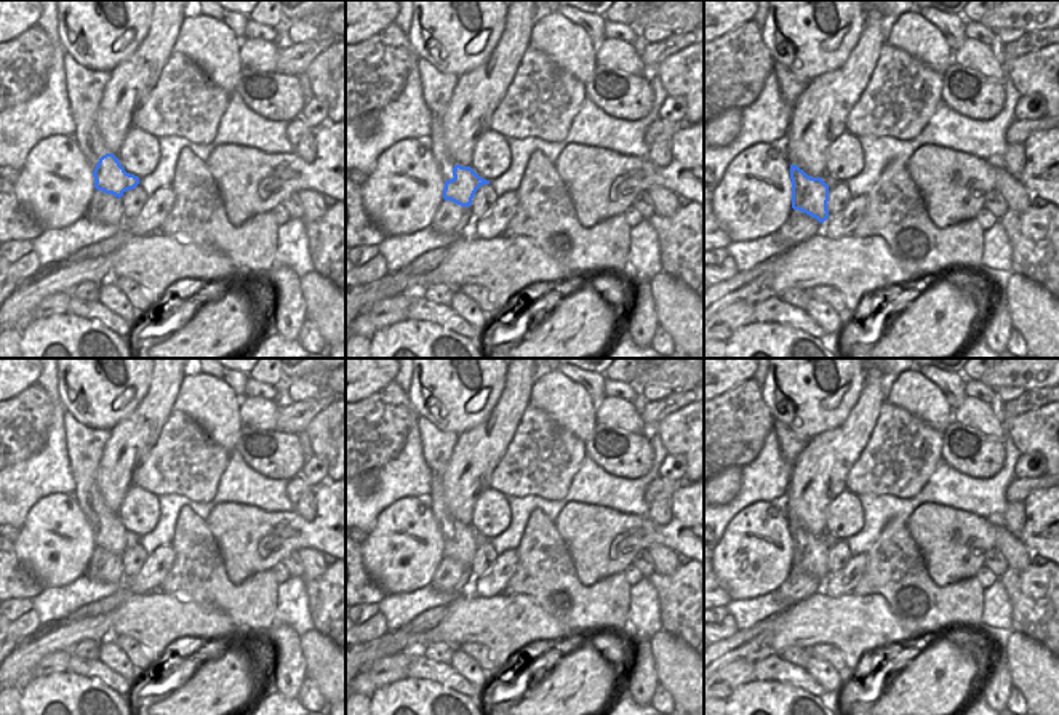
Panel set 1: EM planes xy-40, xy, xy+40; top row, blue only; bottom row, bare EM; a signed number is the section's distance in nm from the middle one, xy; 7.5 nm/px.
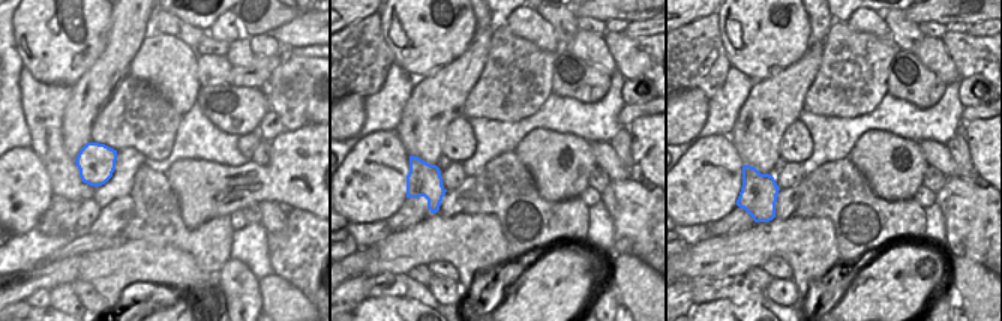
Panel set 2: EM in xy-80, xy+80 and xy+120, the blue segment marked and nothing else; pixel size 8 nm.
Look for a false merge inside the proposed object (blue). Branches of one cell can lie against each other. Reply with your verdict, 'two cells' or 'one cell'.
two cells

